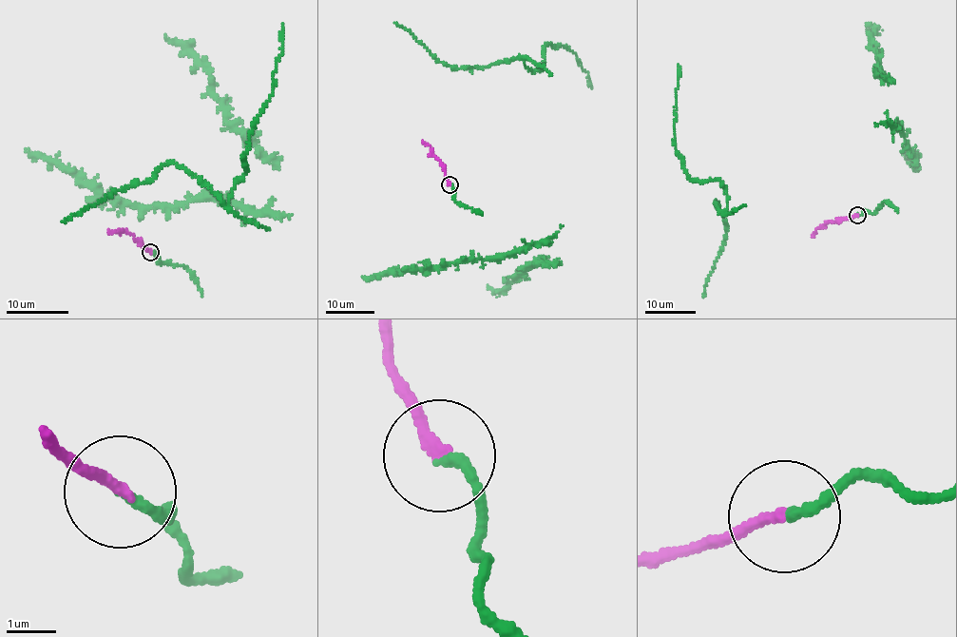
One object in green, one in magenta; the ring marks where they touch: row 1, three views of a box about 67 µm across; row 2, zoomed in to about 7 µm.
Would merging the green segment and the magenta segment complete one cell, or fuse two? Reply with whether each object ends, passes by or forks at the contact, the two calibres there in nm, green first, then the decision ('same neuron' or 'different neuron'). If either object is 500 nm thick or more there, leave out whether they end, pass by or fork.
green ends | magenta ends | 200/240 nm | same neuron

